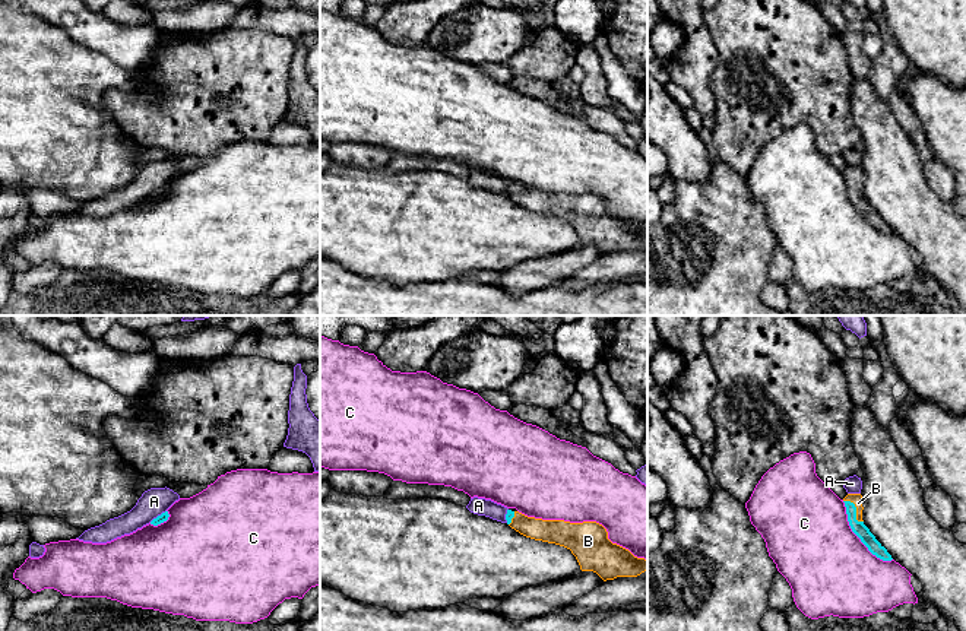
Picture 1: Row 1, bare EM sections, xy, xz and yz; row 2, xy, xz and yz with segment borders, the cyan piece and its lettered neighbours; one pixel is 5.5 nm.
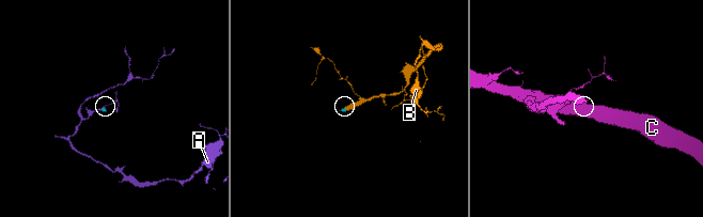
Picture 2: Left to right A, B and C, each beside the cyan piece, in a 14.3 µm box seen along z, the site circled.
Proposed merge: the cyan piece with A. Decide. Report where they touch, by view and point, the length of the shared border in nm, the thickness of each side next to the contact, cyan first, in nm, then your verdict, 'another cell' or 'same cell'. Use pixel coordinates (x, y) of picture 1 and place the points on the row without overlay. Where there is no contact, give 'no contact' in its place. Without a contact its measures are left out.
meets cyan in xy at (158, 189); contact 120 nm long; 50 nm thick on the cyan side, 150 nm on the other; another cell

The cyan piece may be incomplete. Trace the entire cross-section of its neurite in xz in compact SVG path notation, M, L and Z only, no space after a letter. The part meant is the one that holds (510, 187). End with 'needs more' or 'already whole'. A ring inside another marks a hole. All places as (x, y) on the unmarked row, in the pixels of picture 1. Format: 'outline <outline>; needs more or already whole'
outline M507 183L506 193L526 210L570 222L582 244L593 244L604 254L637 250L647 244L644 231L637 231L628 222L612 216L606 202L596 194L542 193L511 183Z; needs more

